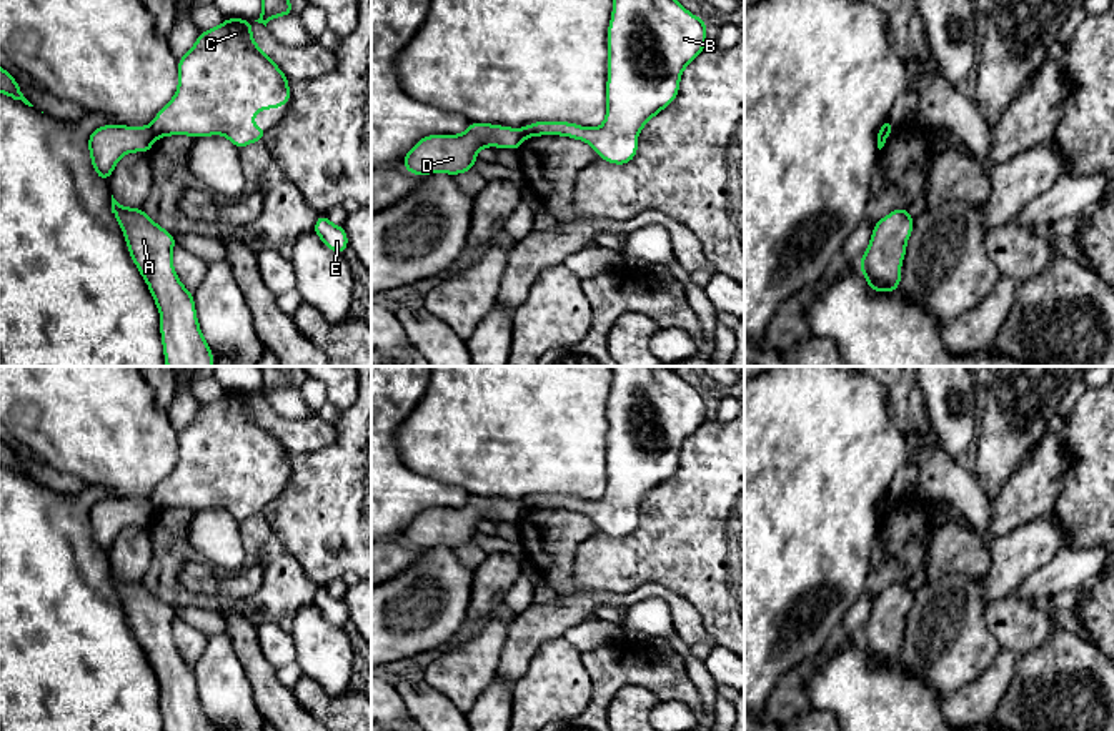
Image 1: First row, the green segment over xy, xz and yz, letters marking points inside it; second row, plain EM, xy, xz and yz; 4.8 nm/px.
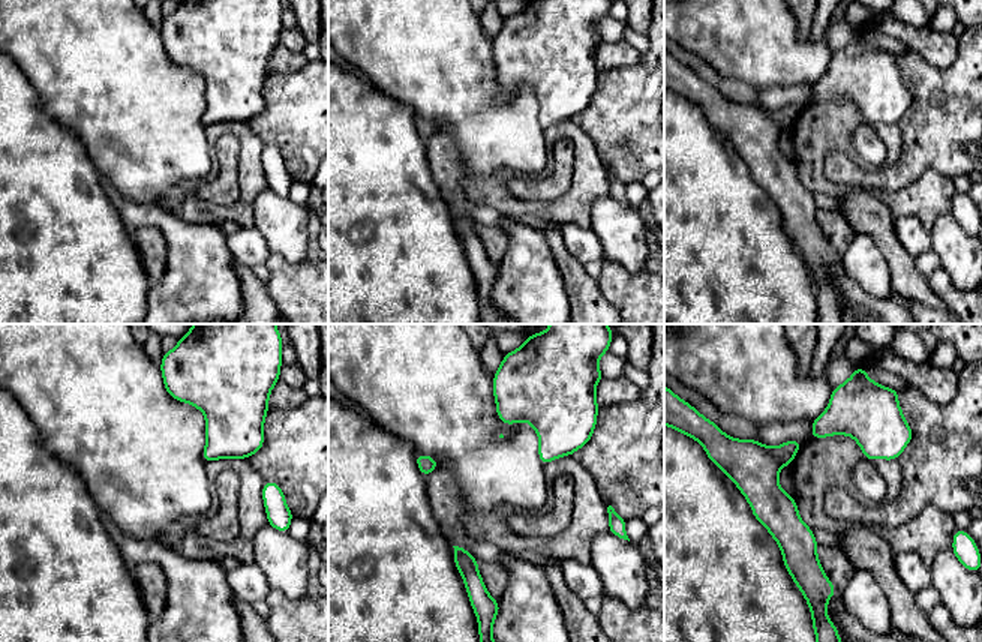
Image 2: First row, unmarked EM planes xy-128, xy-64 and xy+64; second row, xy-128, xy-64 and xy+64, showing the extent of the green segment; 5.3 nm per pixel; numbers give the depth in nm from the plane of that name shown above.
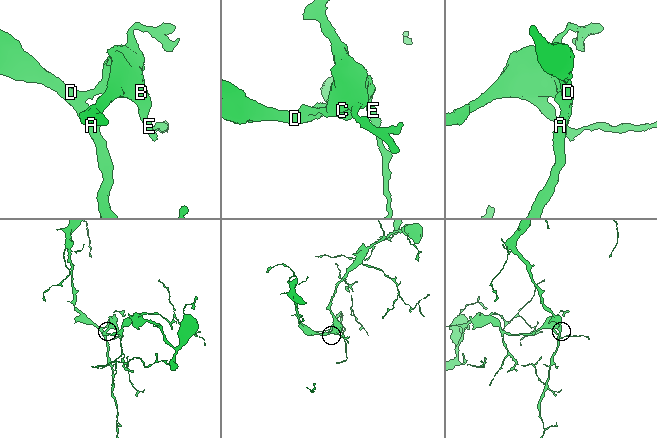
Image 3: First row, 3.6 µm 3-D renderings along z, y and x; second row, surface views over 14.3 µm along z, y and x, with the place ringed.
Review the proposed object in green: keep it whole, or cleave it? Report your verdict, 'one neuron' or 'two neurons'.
two neurons

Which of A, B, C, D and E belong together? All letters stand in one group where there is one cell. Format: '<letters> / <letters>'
A D / B C E

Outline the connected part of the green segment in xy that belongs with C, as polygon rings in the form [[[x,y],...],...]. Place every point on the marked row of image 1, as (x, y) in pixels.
[[[225,18],[211,30],[200,32],[195,45],[178,58],[175,97],[150,123],[153,138],[190,135],[193,138],[225,135],[238,150],[263,140],[268,128],[256,128],[253,115],[290,103],[290,85],[278,65],[256,45],[250,20]]]

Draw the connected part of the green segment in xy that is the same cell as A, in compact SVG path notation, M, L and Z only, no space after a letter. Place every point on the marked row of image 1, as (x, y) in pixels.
M113 195L112 213L160 311L167 366L213 366L213 353L201 335L193 293L182 285L172 261L175 236L158 226L143 208L125 208Z

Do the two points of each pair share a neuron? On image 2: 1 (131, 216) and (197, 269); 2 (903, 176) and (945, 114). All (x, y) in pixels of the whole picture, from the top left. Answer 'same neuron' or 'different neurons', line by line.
1: same neuron
2: same neuron

